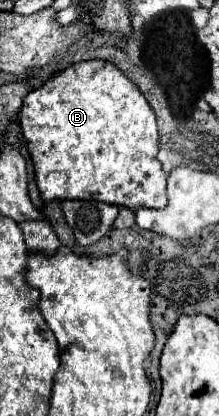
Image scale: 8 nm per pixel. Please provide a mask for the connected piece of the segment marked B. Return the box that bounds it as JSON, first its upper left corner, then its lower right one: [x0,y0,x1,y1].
[18,59,169,211]

